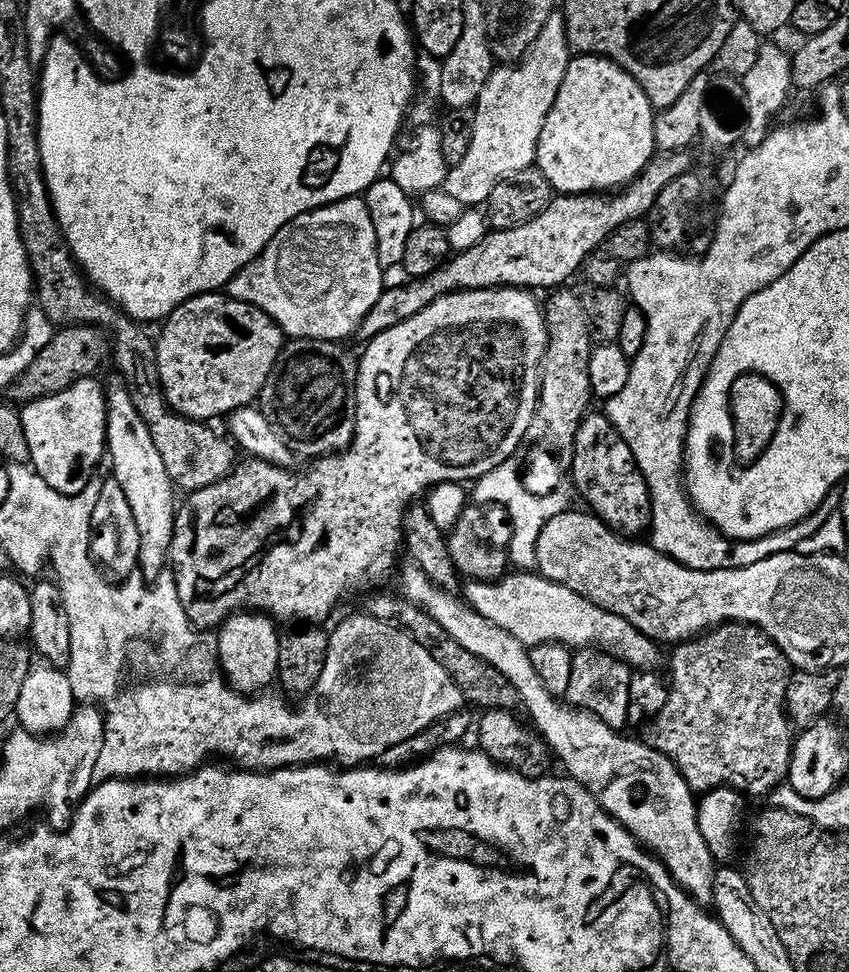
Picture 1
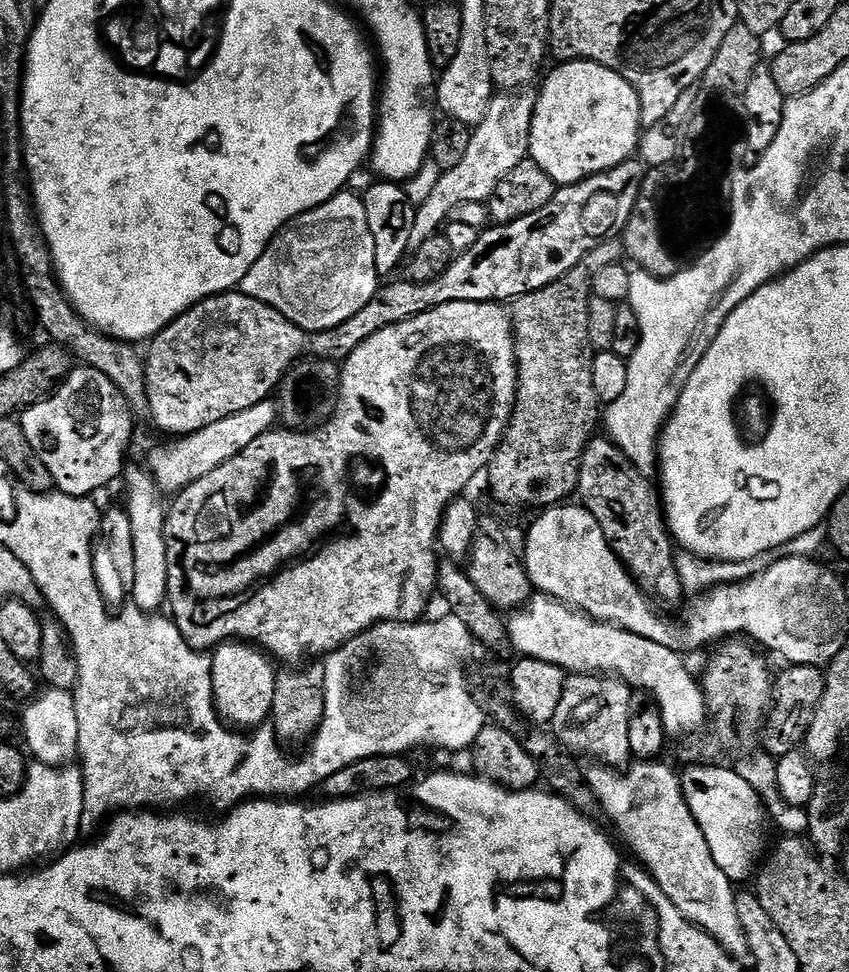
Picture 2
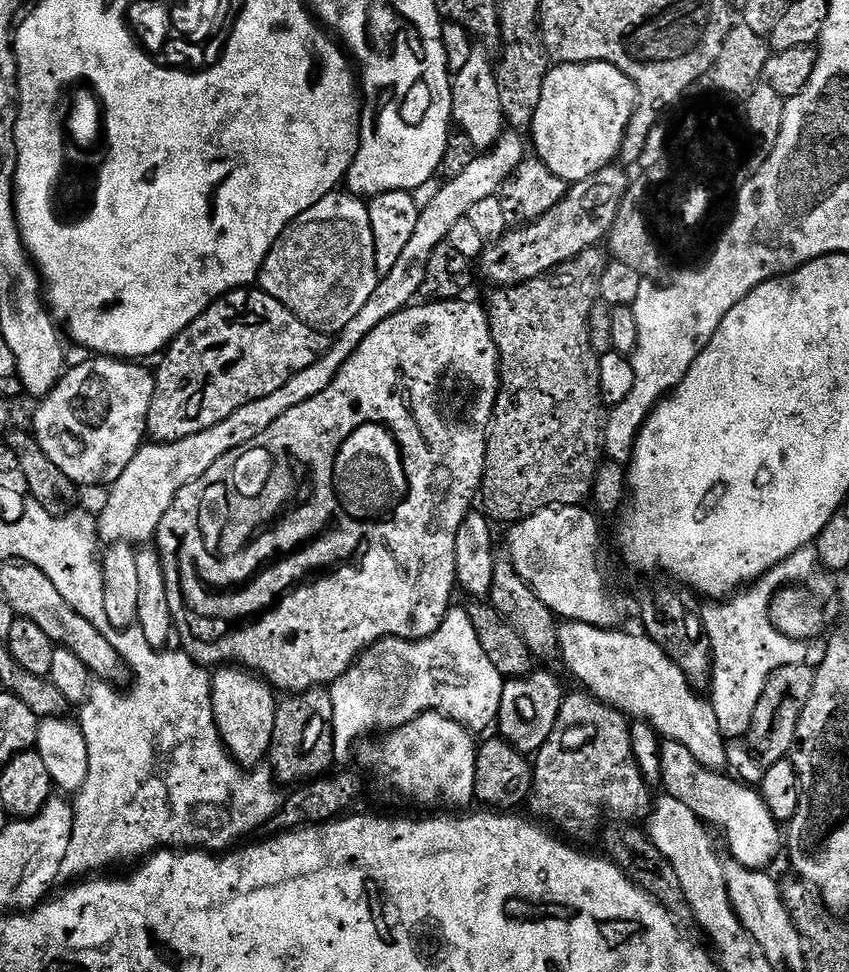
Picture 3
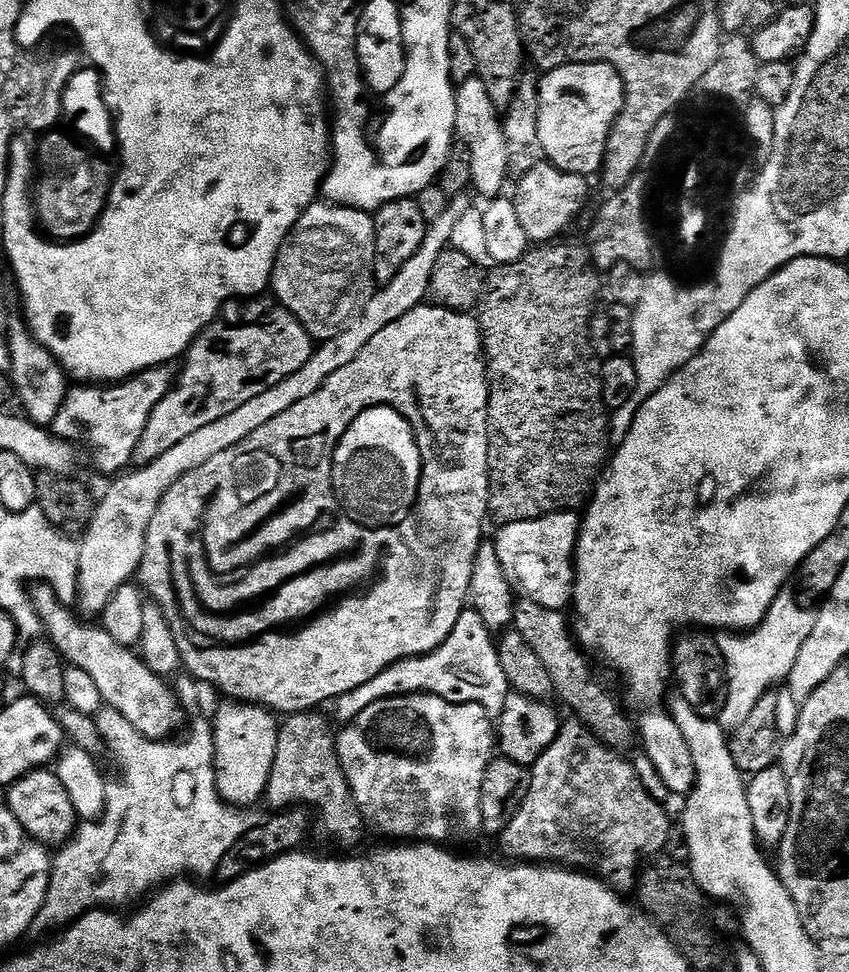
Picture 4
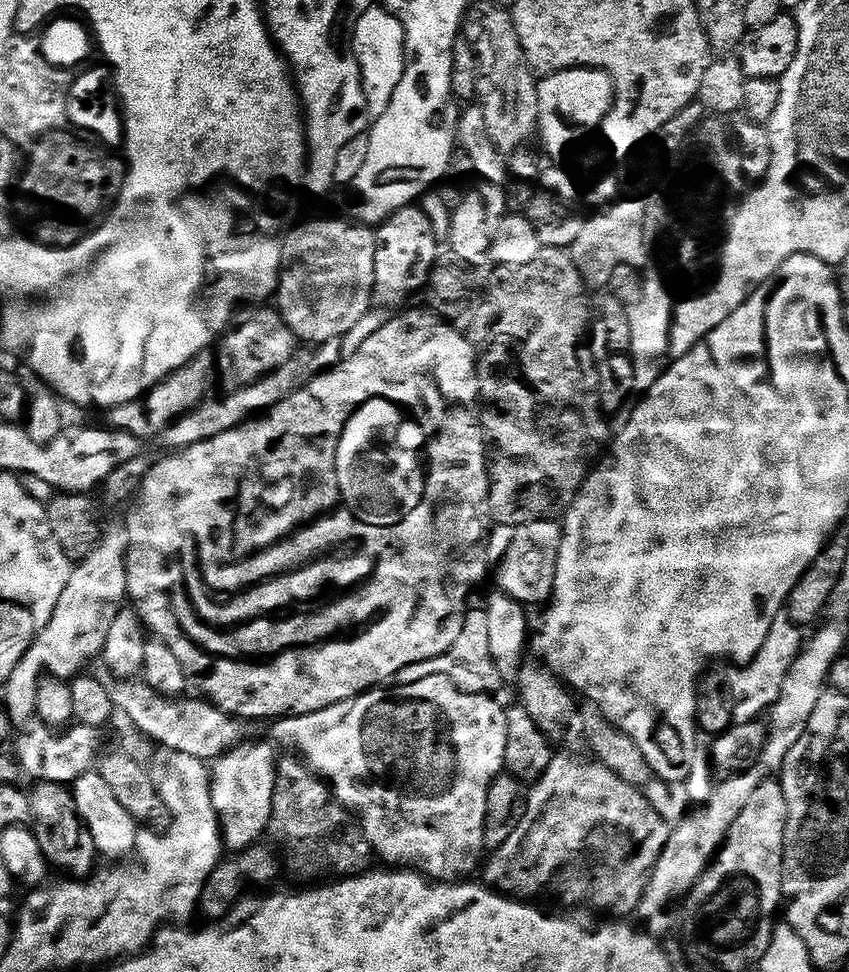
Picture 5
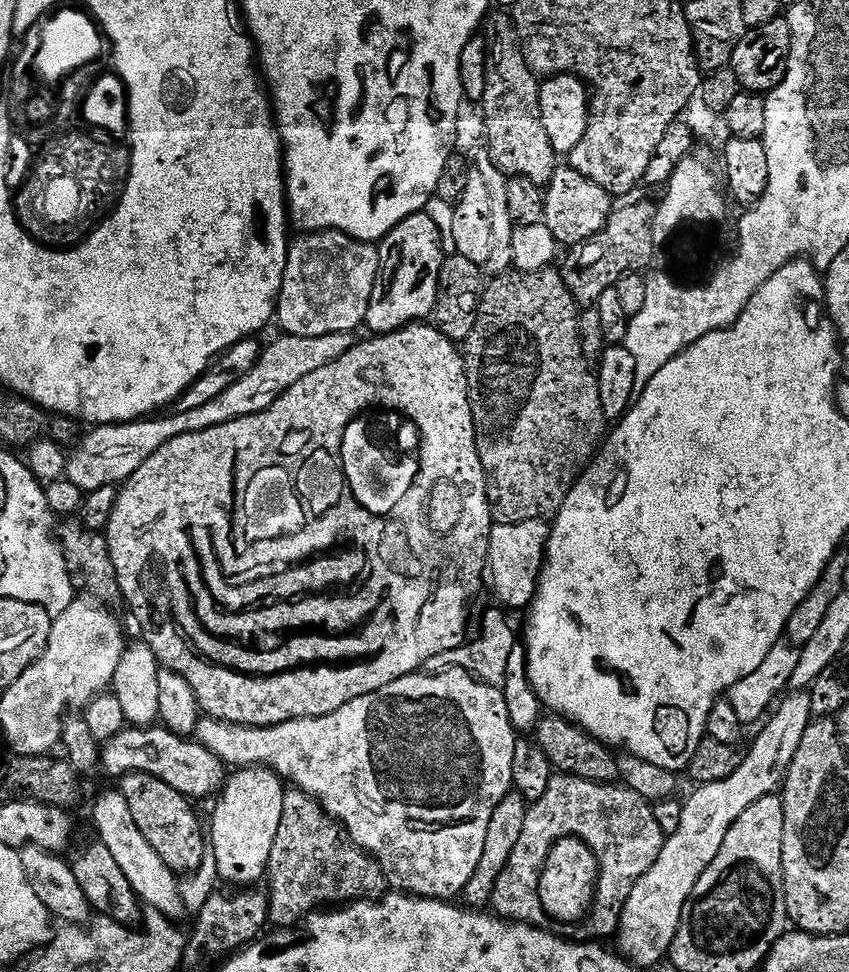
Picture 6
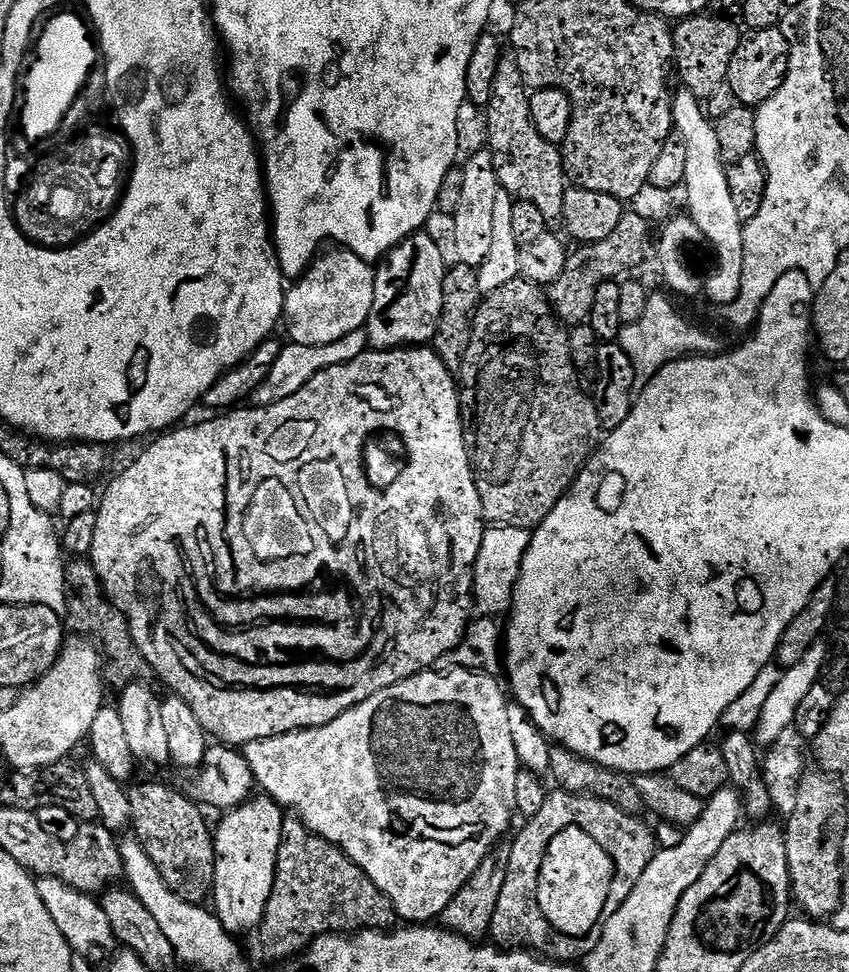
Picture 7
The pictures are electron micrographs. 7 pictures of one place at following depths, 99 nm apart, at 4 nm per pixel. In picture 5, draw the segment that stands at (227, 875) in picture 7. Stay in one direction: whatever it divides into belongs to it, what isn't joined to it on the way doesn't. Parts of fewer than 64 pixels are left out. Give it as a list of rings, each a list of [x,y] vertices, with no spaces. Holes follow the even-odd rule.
[[[271,743],[243,744],[221,756],[210,768],[214,810],[220,818],[223,847],[229,853],[261,843],[269,831],[274,810],[277,749]]]

